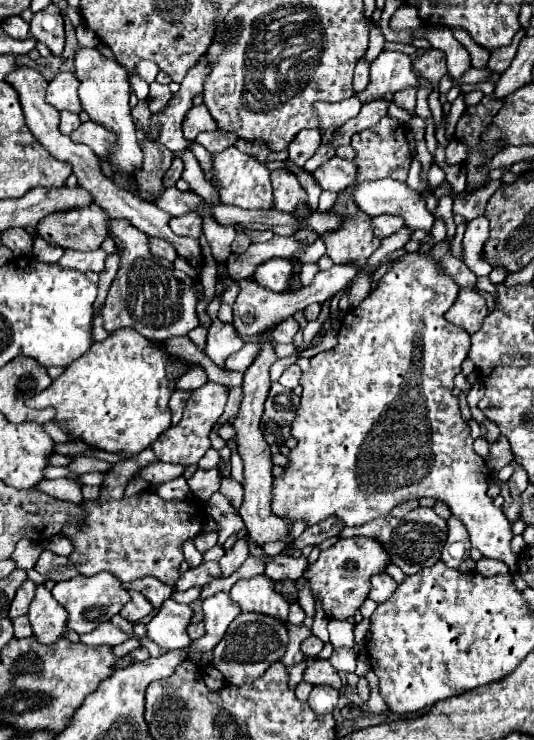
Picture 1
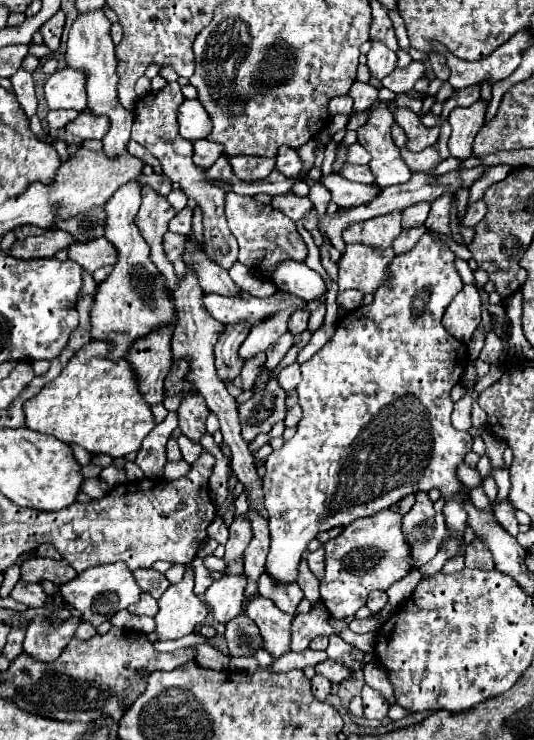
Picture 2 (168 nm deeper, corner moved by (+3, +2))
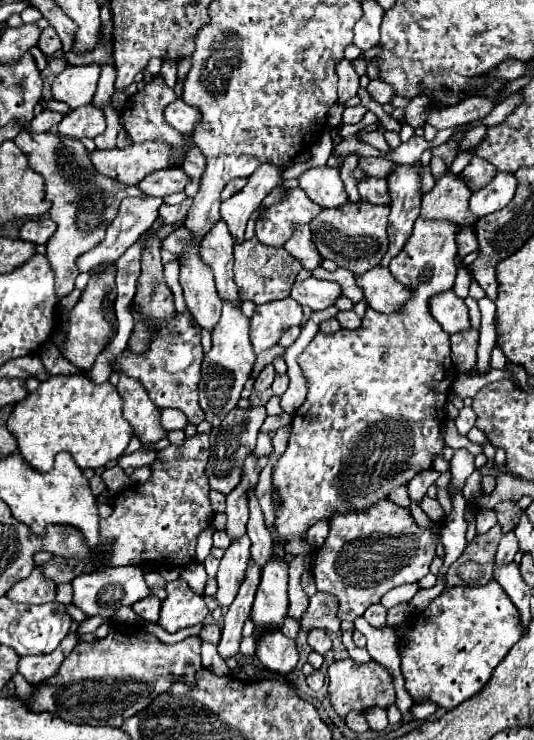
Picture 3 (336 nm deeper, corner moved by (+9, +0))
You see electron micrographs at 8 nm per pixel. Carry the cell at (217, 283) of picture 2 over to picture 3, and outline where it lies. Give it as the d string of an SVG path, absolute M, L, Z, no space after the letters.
M223 300L223 314L219 324L211 332L211 350L203 356L203 376L199 382L199 404L207 412L207 422L219 426L231 408L237 406L241 390L249 380L255 352L249 340L249 318L241 312L239 302Z

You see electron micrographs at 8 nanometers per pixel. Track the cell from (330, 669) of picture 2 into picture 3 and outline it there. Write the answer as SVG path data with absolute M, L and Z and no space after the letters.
M339 660L327 668L327 674L329 674L329 696L331 696L331 702L337 708L339 716L345 716L349 710L361 712L371 706L387 708L389 704L395 702L393 680L391 680L389 672L377 662L355 664L353 660Z

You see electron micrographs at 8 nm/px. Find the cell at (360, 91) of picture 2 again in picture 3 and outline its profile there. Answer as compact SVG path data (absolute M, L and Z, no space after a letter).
M361 104L345 108L345 112L343 112L343 124L357 124L357 122L361 122L361 118L365 116L365 112L367 112L367 108L361 106Z

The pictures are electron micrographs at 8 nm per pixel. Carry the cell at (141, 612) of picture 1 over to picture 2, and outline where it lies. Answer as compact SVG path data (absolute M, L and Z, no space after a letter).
M141 594L141 600L137 604L133 604L133 606L129 606L129 612L155 616L159 612L159 606L157 606L157 600L151 594Z

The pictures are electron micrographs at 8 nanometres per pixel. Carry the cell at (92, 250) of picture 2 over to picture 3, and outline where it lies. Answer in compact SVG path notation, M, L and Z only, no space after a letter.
M125 198L121 202L121 210L119 210L117 218L107 228L105 240L99 246L95 246L93 250L89 250L83 256L79 256L79 260L77 260L79 272L91 272L91 268L95 268L99 264L113 264L113 262L117 262L119 256L131 244L135 244L145 230L149 230L153 226L153 222L157 220L157 210L159 210L161 204L163 204L163 198L145 198L145 200L141 200L141 198Z

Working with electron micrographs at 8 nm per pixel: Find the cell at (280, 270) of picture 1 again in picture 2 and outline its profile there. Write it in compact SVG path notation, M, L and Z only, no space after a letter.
M283 262L273 270L271 280L279 290L285 290L305 302L319 300L325 294L323 278L303 262Z

